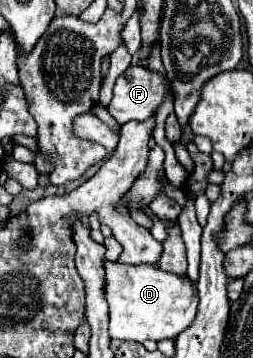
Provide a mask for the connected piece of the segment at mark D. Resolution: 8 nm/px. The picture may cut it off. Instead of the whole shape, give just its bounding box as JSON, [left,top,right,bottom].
[105,262,197,342]

